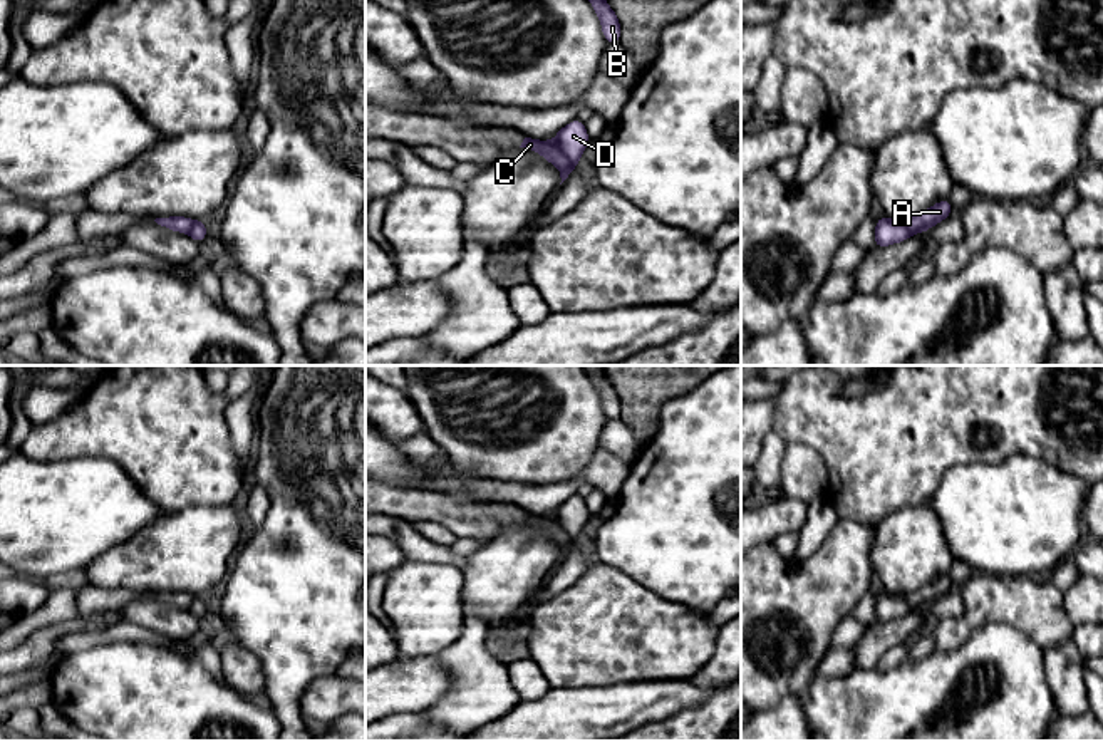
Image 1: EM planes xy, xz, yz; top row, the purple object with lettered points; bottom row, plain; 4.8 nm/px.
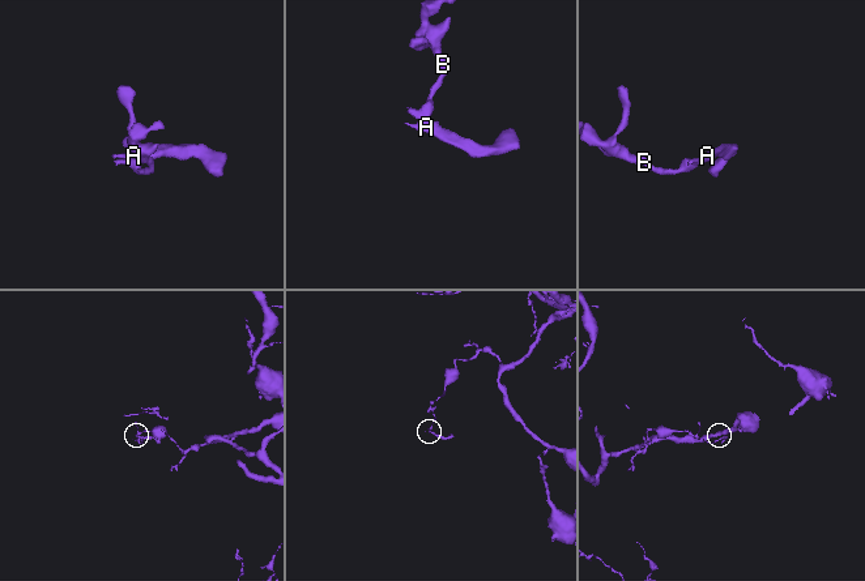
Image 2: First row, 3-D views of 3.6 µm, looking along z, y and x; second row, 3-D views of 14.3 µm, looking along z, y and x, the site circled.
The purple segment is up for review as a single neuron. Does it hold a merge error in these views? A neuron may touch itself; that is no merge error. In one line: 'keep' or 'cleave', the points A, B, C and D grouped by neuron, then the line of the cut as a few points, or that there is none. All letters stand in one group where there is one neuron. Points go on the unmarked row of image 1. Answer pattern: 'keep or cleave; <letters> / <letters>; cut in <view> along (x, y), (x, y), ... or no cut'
cleave; A C / B D; cut in xz along (554, 517), (574, 540)

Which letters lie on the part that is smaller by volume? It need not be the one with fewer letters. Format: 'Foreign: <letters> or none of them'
Foreign: A, C

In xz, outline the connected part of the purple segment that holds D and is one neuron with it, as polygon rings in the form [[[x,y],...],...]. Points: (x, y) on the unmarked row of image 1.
[[[578,495],[562,503],[555,511],[555,520],[573,540],[580,538],[582,528],[588,518],[590,513],[585,506],[585,498]]]

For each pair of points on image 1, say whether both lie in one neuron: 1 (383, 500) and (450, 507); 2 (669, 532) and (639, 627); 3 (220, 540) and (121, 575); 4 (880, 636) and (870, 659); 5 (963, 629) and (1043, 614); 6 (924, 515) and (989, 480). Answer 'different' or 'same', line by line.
1: same
2: different
3: same
4: same
5: same
6: different

